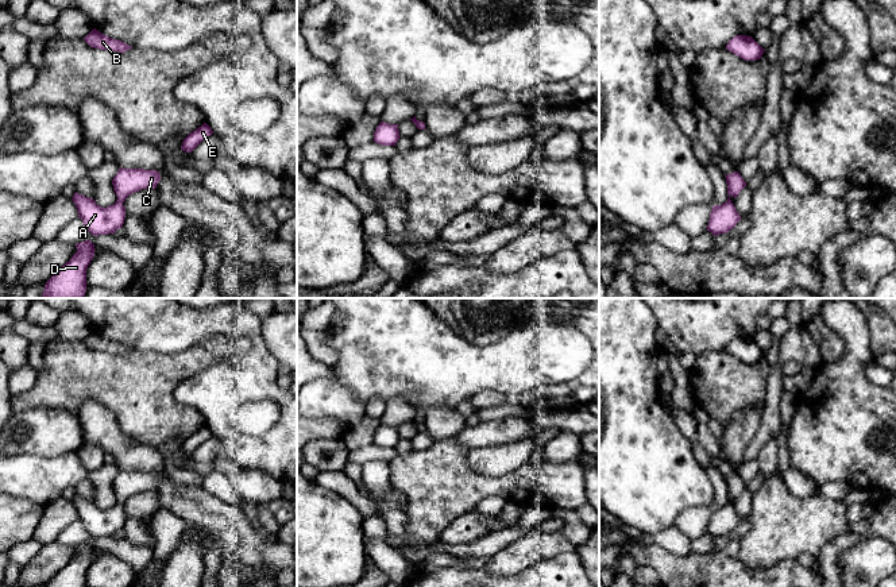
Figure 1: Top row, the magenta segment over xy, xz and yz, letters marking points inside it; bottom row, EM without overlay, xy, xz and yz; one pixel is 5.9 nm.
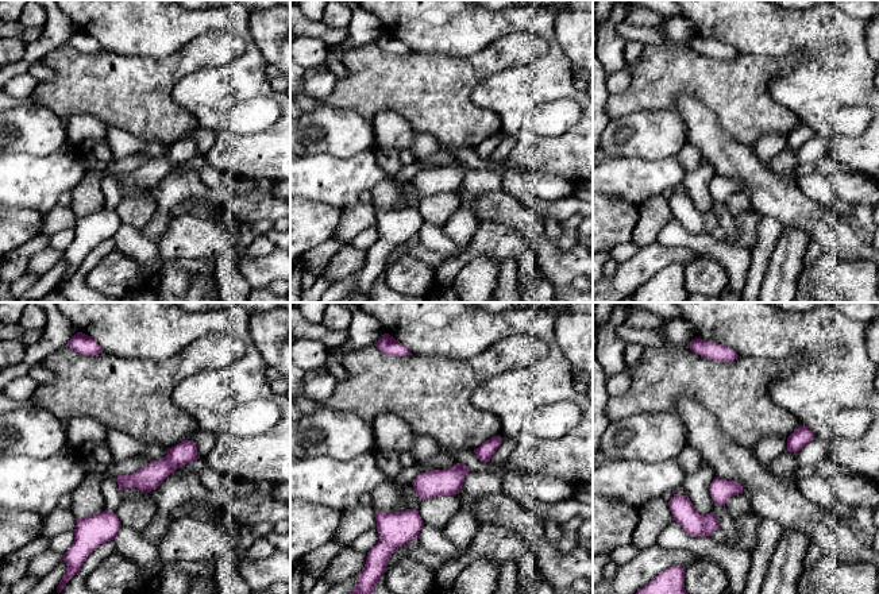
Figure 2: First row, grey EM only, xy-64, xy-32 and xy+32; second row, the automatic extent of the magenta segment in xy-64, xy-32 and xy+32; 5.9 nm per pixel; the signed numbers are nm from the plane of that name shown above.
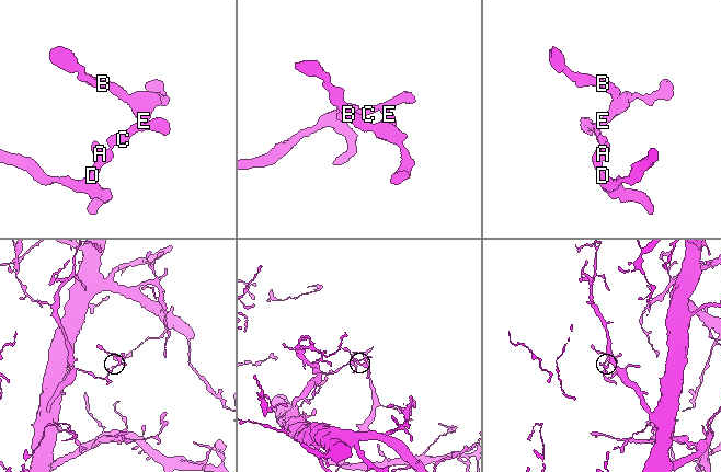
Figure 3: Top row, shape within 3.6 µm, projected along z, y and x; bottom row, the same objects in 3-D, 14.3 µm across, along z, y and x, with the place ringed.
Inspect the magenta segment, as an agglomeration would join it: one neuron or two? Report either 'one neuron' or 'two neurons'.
one neuron

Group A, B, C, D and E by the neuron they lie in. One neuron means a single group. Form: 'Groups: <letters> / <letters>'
Groups: A B C D E

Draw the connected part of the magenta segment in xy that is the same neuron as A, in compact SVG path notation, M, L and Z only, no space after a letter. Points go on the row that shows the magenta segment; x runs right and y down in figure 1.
M120 167L112 179L113 190L117 196L113 205L103 208L93 198L78 194L77 192L72 200L76 204L78 217L92 235L115 233L124 224L125 208L123 202L125 198L142 189L155 189L159 179L161 174L157 170Z

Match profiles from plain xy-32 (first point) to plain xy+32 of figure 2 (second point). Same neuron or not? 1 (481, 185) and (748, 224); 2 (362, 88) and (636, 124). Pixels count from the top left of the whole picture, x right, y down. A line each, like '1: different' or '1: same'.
1: different
2: different

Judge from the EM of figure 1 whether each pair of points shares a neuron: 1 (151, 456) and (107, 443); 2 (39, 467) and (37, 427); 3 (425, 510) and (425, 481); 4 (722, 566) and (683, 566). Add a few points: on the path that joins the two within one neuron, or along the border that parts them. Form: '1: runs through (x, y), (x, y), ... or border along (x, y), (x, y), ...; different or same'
1: runs through (141, 456), (128, 456), (118, 445); same
2: border along (69, 452), (54, 456), (14, 455); different
3: runs through (428, 504), (428, 487); same
4: runs through (713, 566), (692, 566); same

